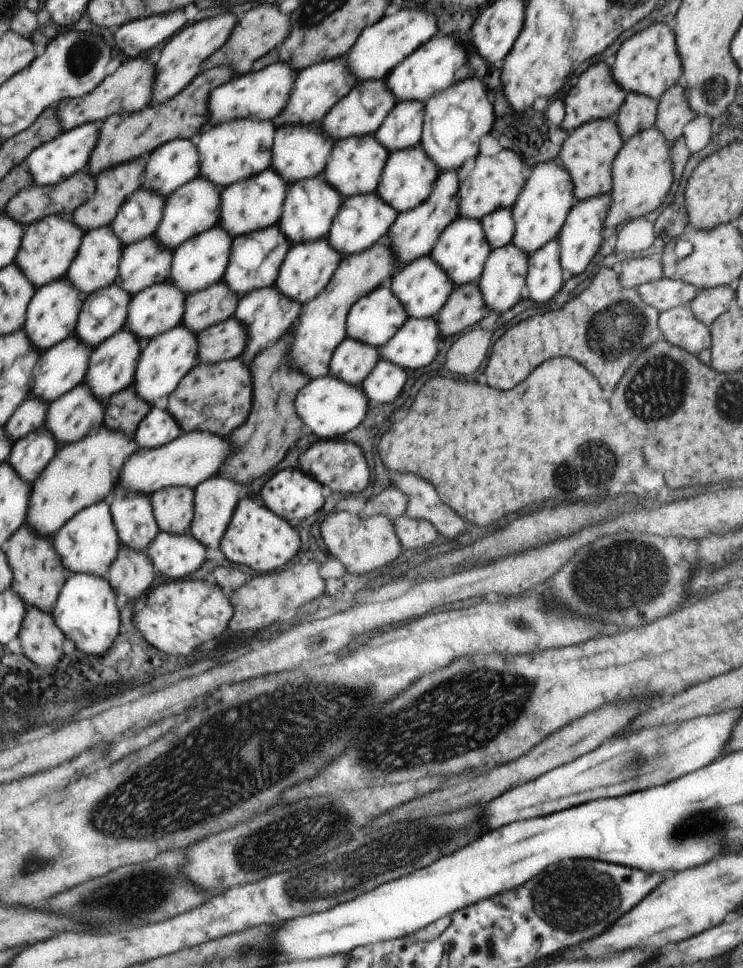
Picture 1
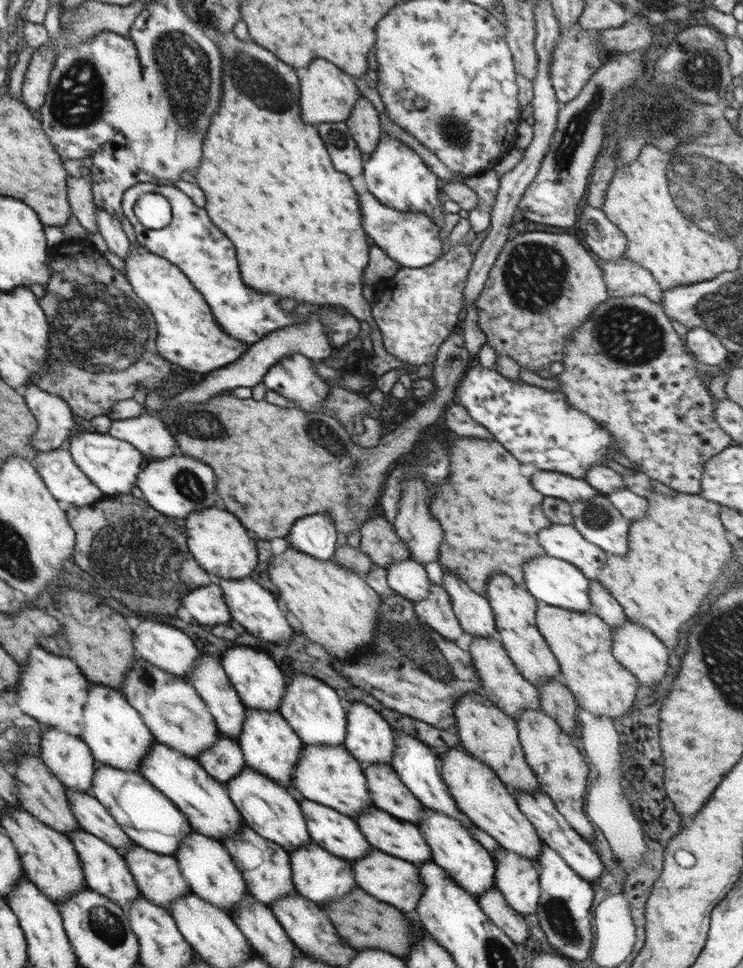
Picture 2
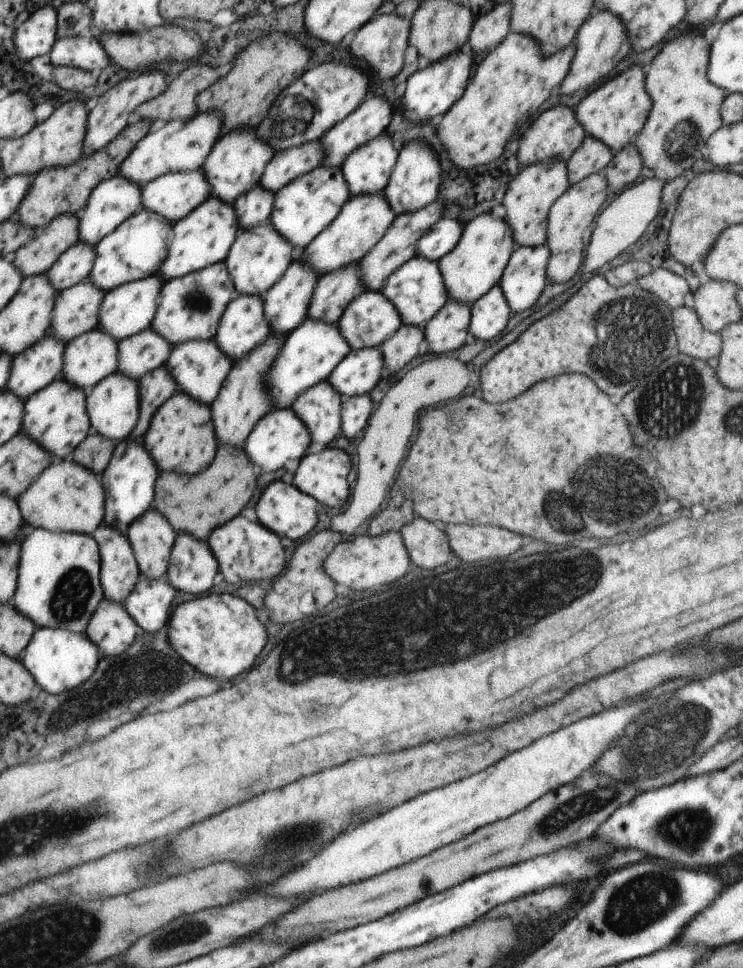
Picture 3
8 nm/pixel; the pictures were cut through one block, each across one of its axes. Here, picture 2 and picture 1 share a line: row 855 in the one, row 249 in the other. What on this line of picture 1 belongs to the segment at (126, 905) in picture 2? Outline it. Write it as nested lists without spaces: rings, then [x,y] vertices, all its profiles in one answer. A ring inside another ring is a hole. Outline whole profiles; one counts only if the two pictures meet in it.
[[[110,226],[88,231],[82,240],[82,246],[79,247],[79,252],[70,266],[70,270],[64,277],[68,278],[84,297],[91,295],[92,292],[110,287],[112,283],[118,281],[119,263],[122,260],[123,251],[123,242],[120,241],[115,230]]]

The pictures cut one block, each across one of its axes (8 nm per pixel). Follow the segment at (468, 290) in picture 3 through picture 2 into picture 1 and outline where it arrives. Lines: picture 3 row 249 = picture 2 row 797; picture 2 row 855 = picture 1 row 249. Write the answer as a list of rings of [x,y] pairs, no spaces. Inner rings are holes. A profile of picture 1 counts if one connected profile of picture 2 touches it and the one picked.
[[[556,160],[538,163],[528,173],[528,180],[511,208],[511,216],[514,216],[516,224],[511,243],[528,255],[536,252],[547,242],[557,238],[568,214],[576,204],[575,201],[574,184],[568,170],[562,168],[562,164]]]

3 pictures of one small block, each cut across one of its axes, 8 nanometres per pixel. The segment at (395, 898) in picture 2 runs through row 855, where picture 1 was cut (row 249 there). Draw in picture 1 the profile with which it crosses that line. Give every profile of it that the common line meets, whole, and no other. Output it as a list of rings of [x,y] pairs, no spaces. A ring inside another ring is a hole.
[[[385,238],[366,248],[364,252],[356,252],[343,257],[338,268],[332,273],[328,286],[308,304],[302,306],[296,326],[292,326],[292,344],[290,344],[290,361],[292,368],[300,368],[310,379],[329,374],[330,360],[336,347],[346,338],[346,321],[350,307],[371,290],[376,290],[385,279],[390,279],[399,267],[396,256],[392,254],[390,244]]]

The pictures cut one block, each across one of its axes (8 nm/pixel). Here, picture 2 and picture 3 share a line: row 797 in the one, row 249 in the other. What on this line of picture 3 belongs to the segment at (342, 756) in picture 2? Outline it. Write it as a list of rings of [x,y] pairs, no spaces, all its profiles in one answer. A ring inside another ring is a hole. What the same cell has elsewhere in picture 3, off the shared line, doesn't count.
[[[384,190],[378,194],[354,195],[344,204],[332,224],[303,248],[302,260],[312,268],[312,272],[318,274],[318,277],[344,268],[348,264],[360,262],[360,259],[382,240],[382,236],[392,226],[395,218],[396,214],[390,208]]]

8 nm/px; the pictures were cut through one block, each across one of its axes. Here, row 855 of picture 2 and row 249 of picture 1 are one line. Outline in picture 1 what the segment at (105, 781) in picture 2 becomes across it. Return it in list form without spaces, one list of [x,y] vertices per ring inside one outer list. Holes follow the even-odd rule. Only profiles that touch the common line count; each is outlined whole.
[[[204,176],[192,178],[167,197],[162,220],[160,220],[154,234],[158,244],[166,250],[175,251],[187,240],[194,239],[196,236],[202,235],[203,232],[210,230],[220,222],[222,202],[222,189],[218,184],[212,184],[212,180],[208,180]]]

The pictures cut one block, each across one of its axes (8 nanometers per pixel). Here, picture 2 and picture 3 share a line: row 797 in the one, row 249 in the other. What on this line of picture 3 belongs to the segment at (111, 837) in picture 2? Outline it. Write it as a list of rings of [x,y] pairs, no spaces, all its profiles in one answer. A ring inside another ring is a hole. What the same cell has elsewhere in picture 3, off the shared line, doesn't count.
[[[76,243],[70,250],[64,252],[48,270],[48,282],[56,292],[64,291],[76,284],[86,281],[96,260],[96,246]]]

